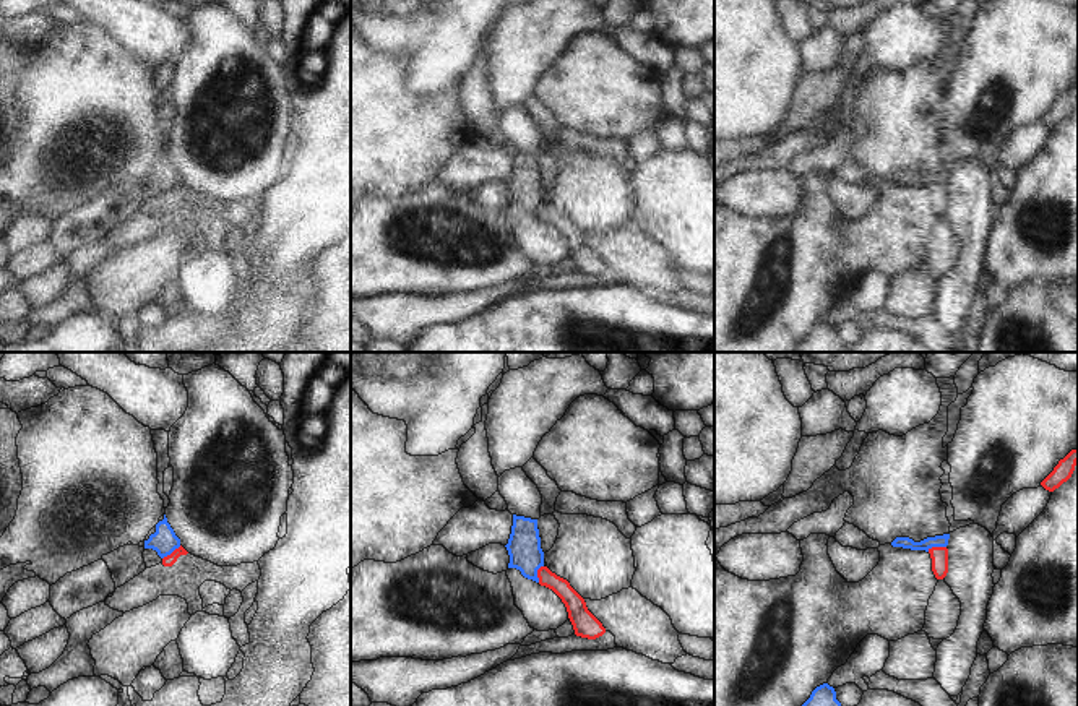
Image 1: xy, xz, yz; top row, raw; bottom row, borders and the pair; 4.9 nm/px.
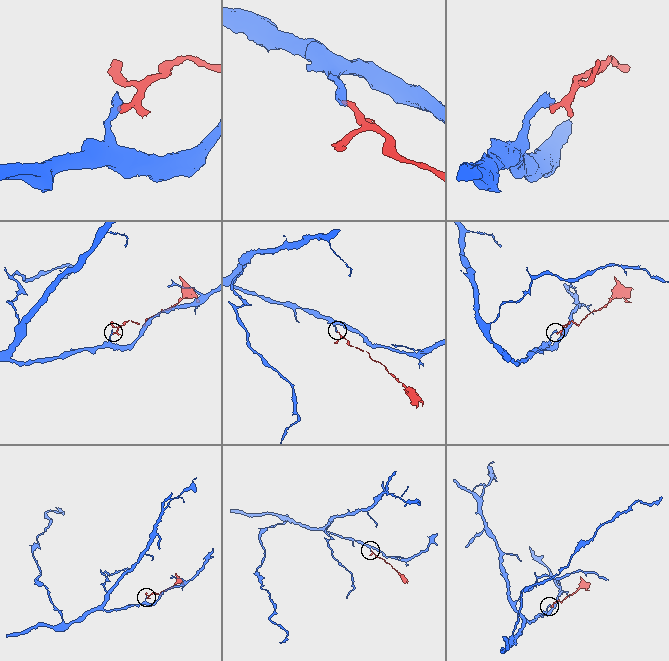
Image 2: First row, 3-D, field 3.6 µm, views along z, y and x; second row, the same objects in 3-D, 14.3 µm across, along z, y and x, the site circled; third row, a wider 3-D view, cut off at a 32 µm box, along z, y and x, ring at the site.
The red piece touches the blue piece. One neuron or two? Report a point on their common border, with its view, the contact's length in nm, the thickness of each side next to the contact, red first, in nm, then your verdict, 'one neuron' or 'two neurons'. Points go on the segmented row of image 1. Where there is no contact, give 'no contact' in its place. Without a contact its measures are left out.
yz (935, 547) | 100 nm | 90/60 nm | two neurons

